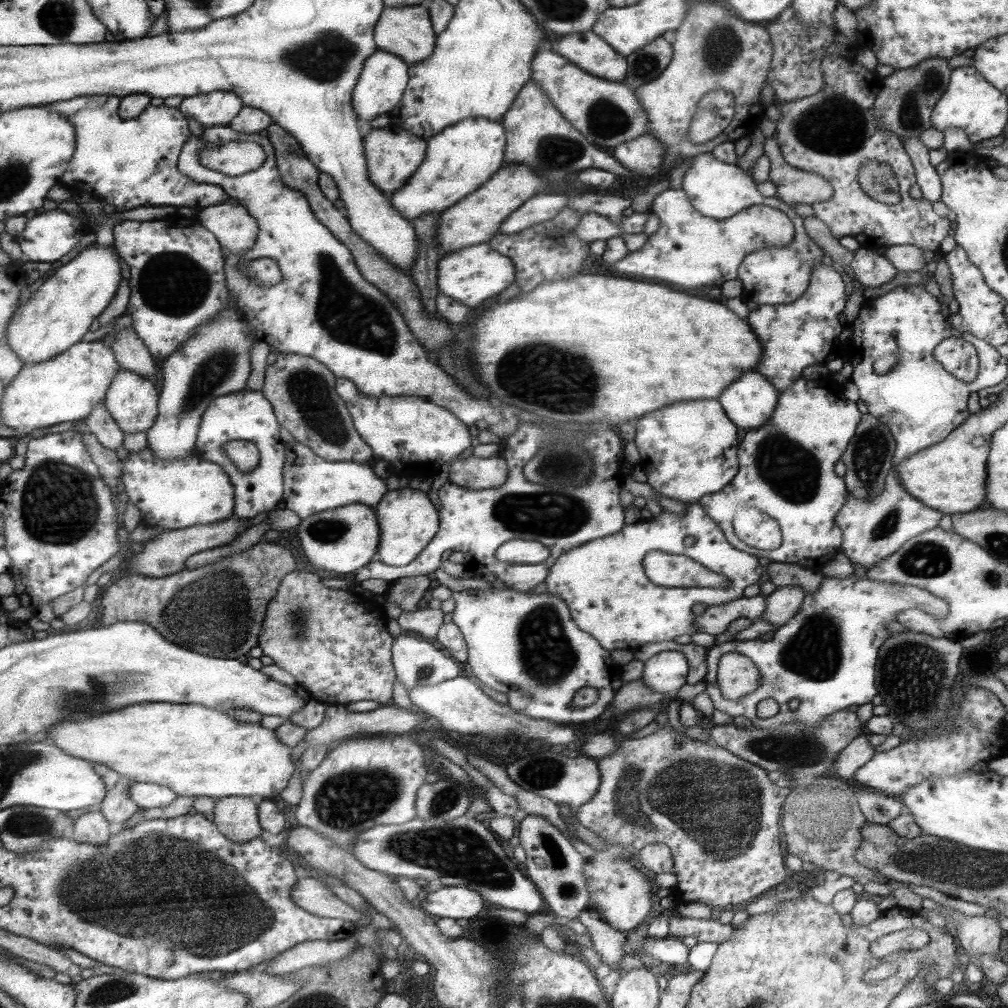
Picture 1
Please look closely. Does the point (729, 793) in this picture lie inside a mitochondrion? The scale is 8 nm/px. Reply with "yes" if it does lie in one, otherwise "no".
yes

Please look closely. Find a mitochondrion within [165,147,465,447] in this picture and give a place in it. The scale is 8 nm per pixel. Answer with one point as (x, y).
(352, 318)

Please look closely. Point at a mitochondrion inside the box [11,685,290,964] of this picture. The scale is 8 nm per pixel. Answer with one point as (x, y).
(130, 865)

